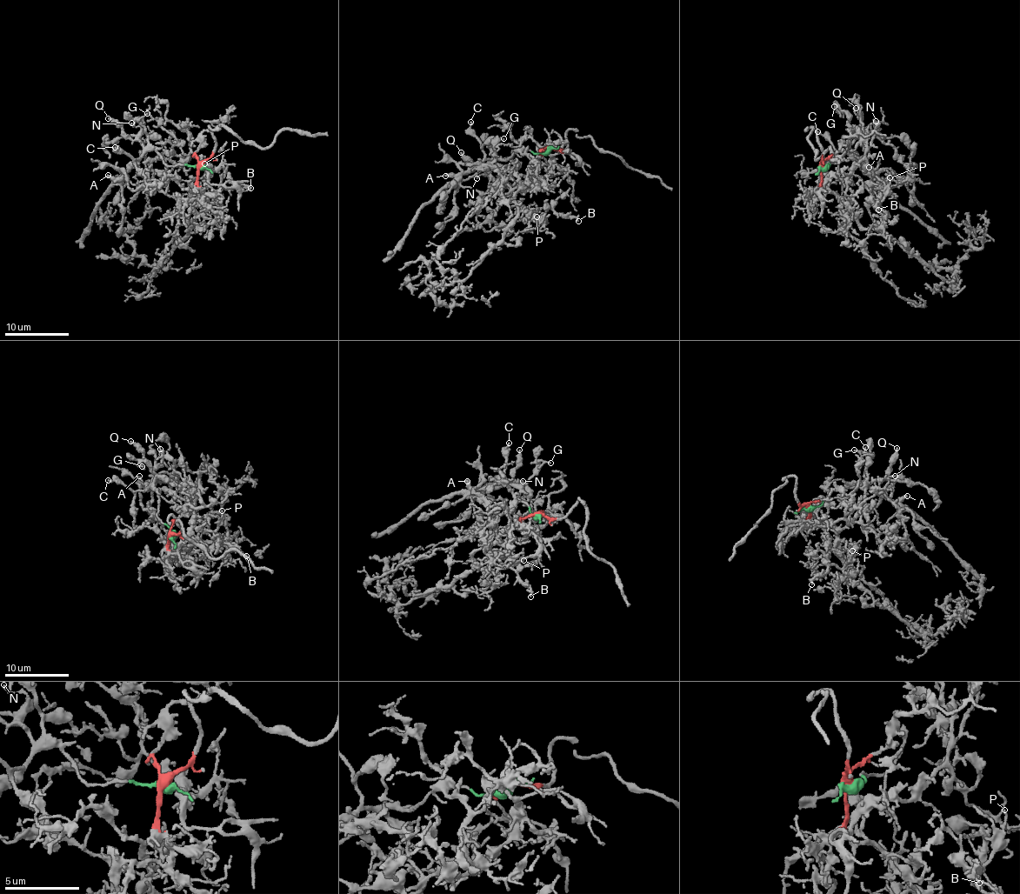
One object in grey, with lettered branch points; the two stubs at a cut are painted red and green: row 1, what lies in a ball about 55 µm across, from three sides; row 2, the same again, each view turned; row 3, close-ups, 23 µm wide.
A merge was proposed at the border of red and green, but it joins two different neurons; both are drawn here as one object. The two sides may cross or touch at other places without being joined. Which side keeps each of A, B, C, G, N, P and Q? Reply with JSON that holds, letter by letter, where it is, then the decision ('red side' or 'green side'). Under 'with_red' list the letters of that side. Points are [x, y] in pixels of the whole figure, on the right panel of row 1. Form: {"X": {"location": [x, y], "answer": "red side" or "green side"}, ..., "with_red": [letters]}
{"A": {"location": [869, 167], "answer": "green side"}, "B": {"location": [878, 210], "answer": "red side"}, "C": {"location": [817, 131], "answer": "green side"}, "G": {"location": [834, 106], "answer": "green side"}, "N": {"location": [876, 121], "answer": "green side"}, "P": {"location": [890, 177], "answer": "red side"}, "Q": {"location": [856, 108], "answer": "green side"}, "with_red": ["B", "P"]}

